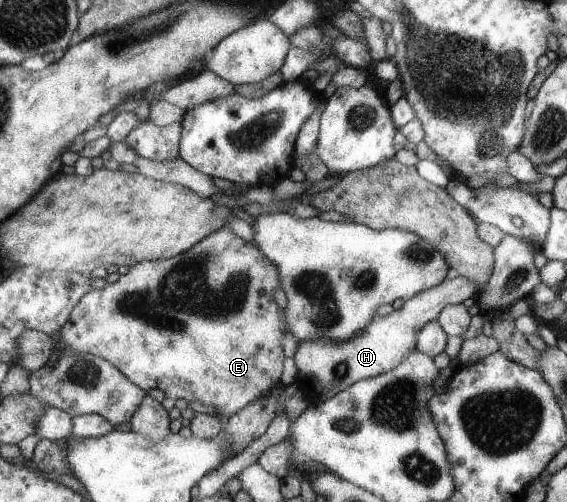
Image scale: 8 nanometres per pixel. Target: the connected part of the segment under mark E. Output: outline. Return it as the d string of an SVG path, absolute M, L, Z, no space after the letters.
M222 226L218 231L213 231L212 234L201 239L197 244L194 244L186 253L176 255L172 259L166 261L146 261L140 263L136 267L130 269L128 275L122 275L118 281L113 284L106 284L105 288L96 290L92 289L84 298L78 302L77 307L72 311L70 322L59 331L57 340L52 338L52 335L36 329L26 329L18 339L19 361L26 369L32 373L43 366L49 360L55 344L60 343L59 350L69 350L74 354L90 354L100 359L109 360L114 364L114 367L119 368L131 381L141 387L145 392L150 389L162 389L166 393L166 397L175 399L176 401L184 400L187 402L199 401L212 408L214 415L218 419L228 419L232 415L237 414L243 407L246 407L250 402L258 399L258 396L263 396L268 391L272 390L270 385L279 385L280 375L282 375L282 363L284 363L284 351L282 351L282 337L284 337L284 319L282 319L282 311L280 307L274 303L274 295L276 289L280 287L280 272L277 265L267 258L260 248L254 244L246 242L240 238L232 228Z

